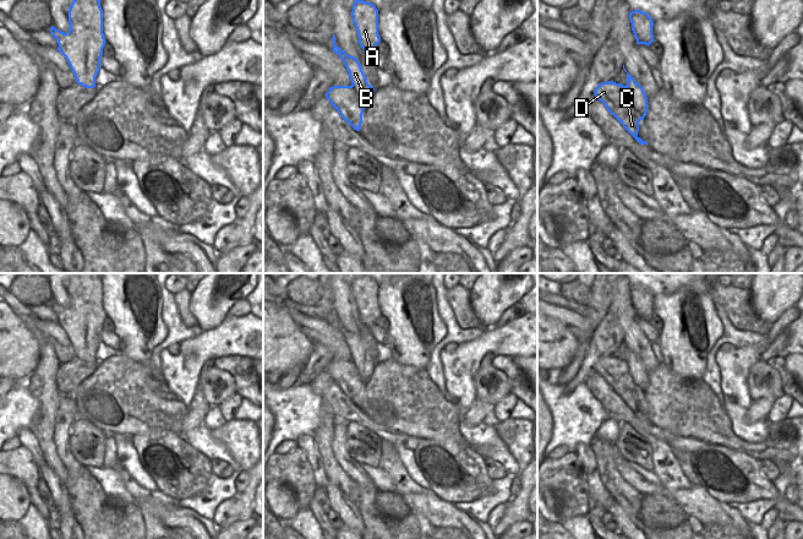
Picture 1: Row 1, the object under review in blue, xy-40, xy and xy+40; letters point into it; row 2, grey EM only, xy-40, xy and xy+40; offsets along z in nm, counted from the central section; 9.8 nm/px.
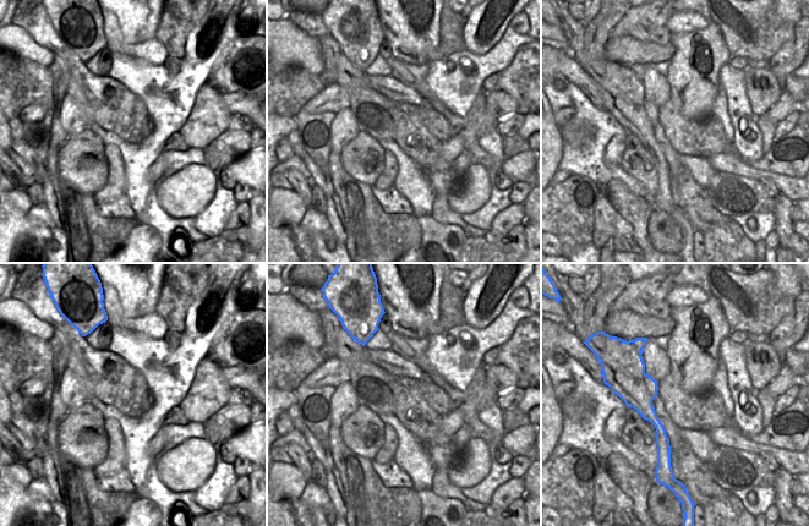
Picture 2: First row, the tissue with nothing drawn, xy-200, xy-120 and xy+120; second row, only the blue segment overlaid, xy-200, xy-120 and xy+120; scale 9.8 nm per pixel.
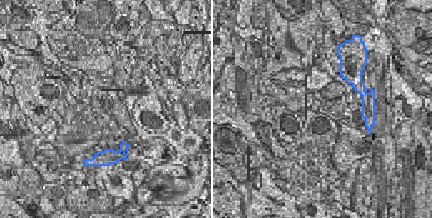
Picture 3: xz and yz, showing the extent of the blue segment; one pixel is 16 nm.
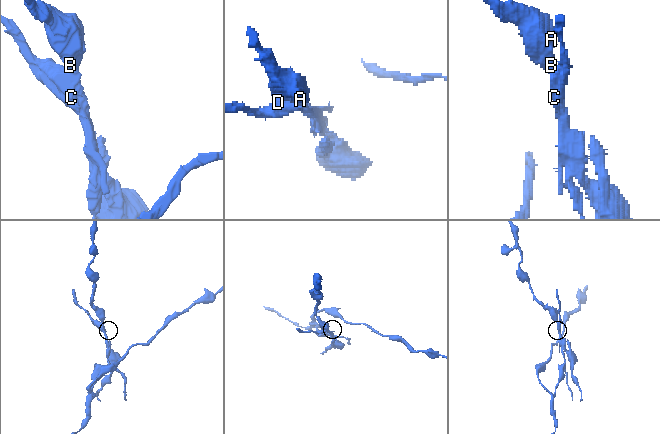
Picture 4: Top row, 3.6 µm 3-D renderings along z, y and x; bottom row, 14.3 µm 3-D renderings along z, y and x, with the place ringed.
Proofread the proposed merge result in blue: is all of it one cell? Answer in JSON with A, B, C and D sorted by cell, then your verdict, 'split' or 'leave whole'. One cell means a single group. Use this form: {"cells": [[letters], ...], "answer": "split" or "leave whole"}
{"cells": [["A", "B"], ["C", "D"]], "answer": "split"}

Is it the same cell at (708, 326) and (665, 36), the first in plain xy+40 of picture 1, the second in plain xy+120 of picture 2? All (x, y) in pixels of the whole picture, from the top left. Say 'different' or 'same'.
different

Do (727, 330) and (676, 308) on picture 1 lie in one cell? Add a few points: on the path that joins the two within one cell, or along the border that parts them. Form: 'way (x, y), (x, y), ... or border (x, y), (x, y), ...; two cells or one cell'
border (715, 305), (721, 324), (721, 337), (709, 353); two cells

